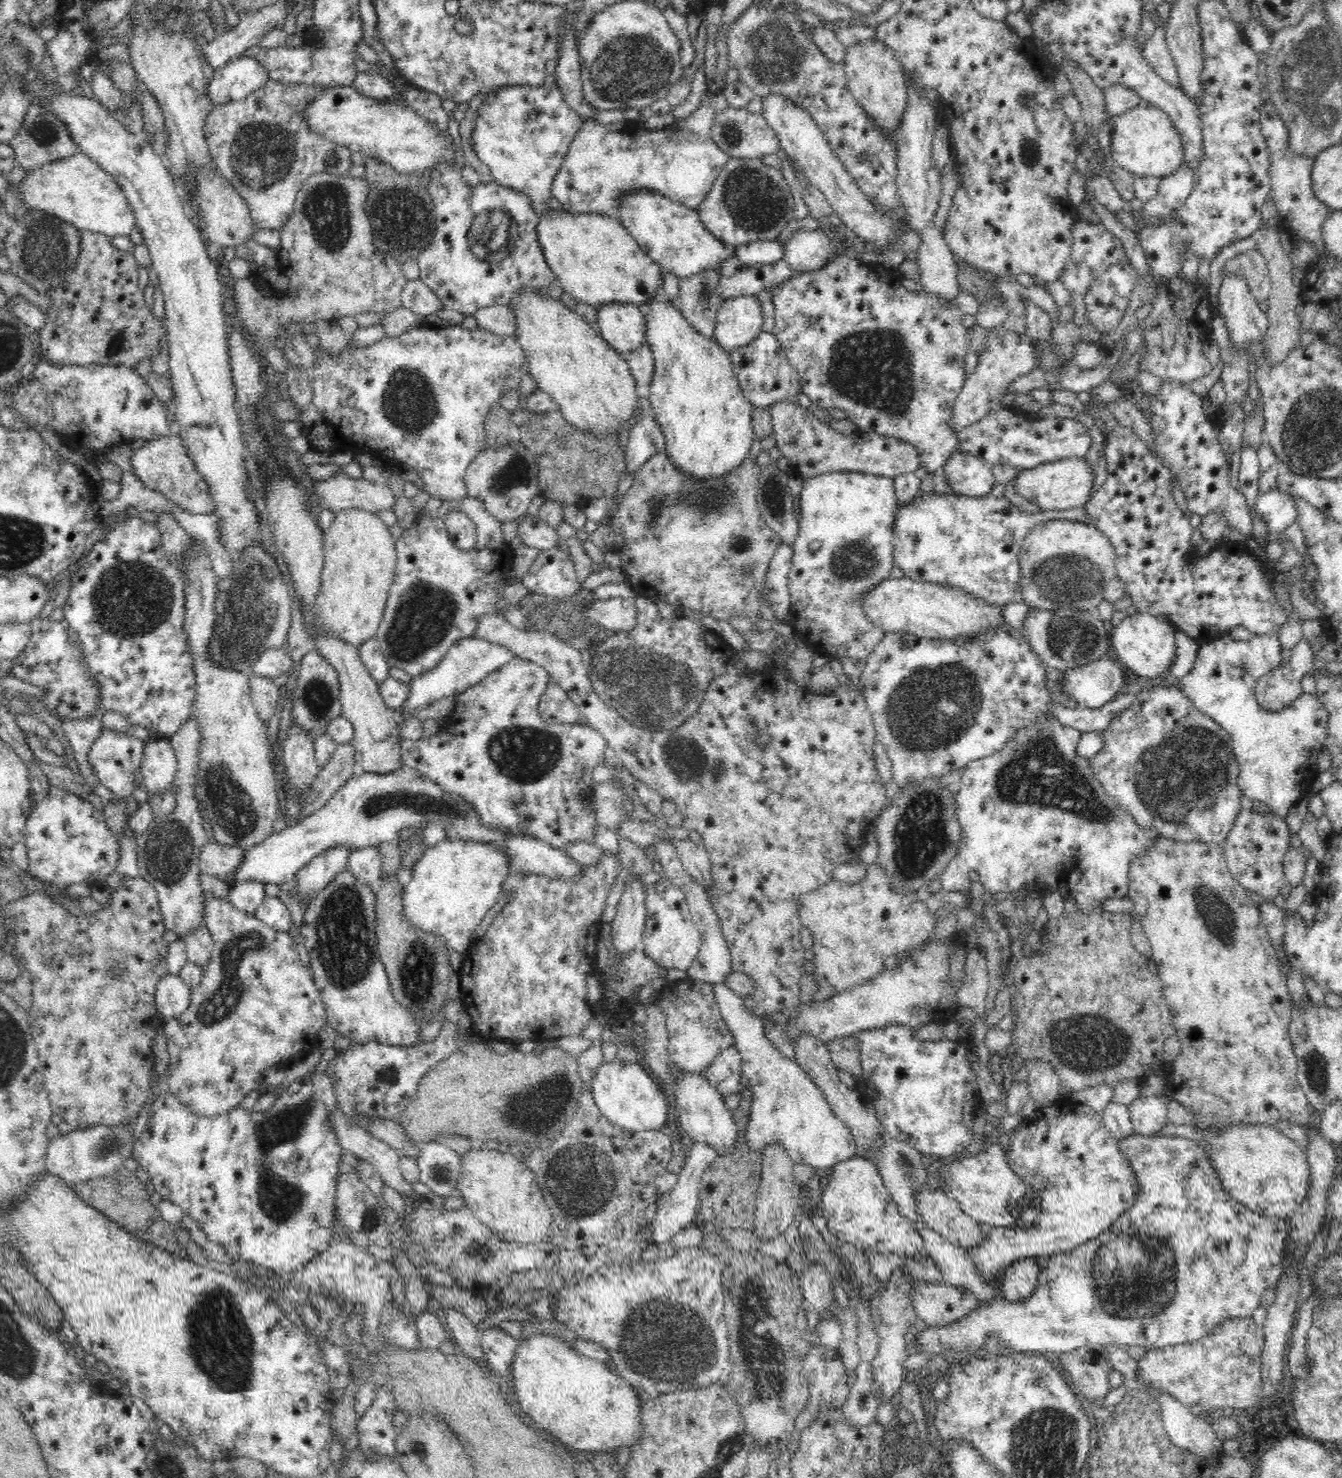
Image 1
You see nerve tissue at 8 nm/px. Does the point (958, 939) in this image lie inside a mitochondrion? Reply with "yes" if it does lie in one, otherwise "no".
no

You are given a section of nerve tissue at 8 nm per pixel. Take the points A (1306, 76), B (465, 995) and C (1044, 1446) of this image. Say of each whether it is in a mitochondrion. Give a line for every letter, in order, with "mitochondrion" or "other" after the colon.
A: mitochondrion
B: other
C: mitochondrion

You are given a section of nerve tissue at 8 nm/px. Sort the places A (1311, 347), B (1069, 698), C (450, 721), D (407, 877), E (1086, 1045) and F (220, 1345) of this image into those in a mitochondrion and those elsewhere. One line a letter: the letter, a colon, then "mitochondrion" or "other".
A: other
B: other
C: other
D: other
E: mitochondrion
F: mitochondrion

